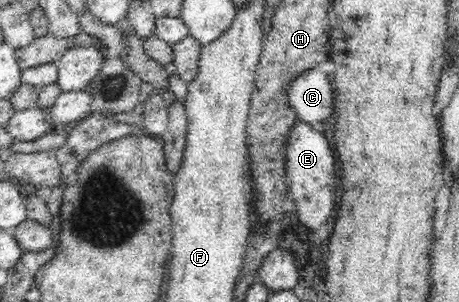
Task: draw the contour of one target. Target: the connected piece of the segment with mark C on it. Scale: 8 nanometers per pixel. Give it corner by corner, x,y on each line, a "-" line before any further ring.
313,68
289,87
289,104
298,120
312,125
334,114
335,87
332,77

